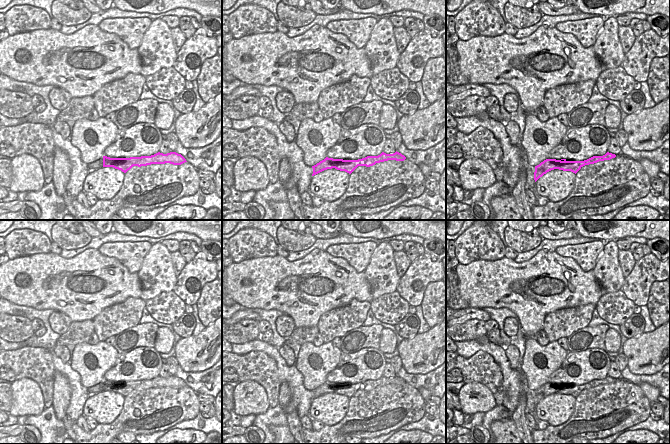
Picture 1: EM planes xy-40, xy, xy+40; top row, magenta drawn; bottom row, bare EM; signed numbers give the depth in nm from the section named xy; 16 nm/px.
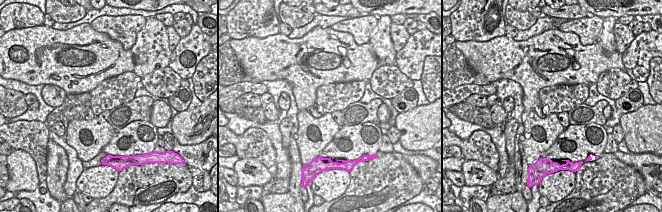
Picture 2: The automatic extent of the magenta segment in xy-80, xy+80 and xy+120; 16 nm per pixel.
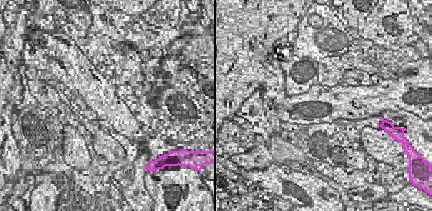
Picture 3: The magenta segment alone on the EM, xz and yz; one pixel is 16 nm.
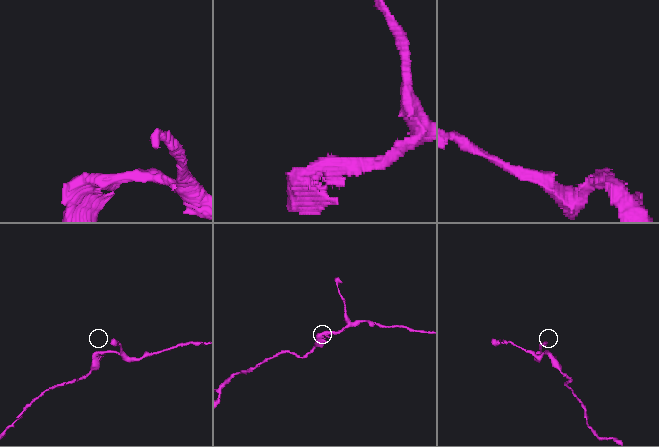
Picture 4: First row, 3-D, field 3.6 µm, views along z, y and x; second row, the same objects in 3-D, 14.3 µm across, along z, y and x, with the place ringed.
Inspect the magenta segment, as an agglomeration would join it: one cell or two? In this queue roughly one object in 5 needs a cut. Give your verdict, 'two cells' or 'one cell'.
one cell

